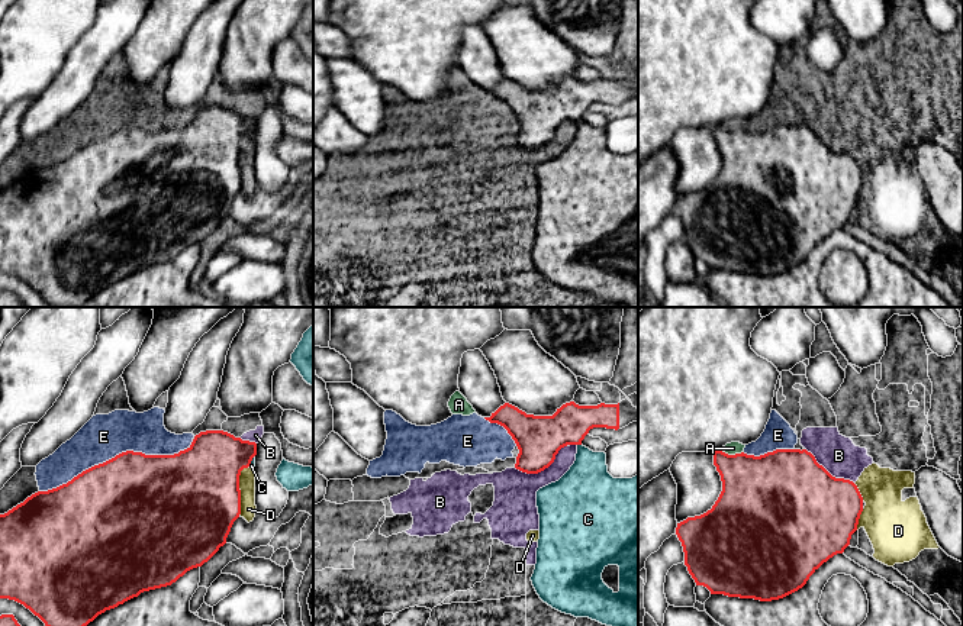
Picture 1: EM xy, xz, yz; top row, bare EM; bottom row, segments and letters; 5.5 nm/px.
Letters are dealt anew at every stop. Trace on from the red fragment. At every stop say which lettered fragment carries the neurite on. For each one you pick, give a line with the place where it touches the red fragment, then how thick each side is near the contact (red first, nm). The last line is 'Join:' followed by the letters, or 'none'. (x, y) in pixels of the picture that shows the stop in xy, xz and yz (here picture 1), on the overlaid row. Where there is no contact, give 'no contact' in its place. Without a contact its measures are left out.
Join: none

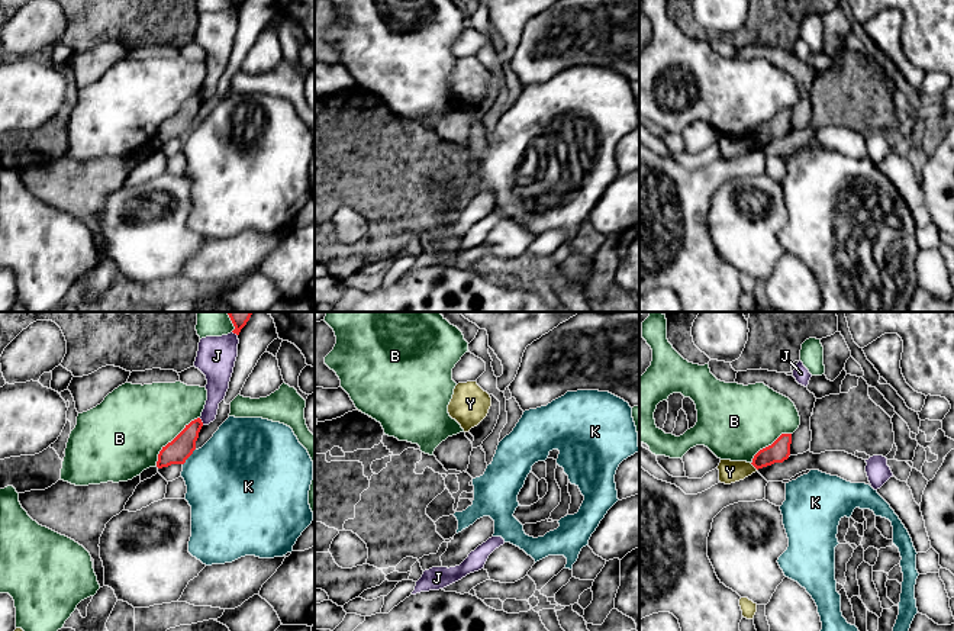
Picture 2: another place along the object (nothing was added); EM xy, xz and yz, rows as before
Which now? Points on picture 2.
Join: none

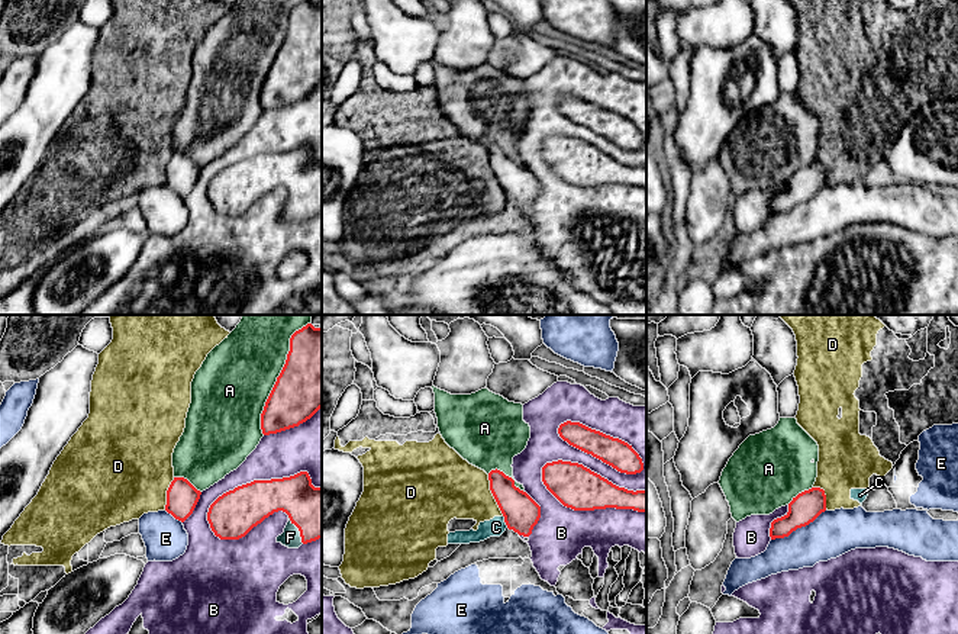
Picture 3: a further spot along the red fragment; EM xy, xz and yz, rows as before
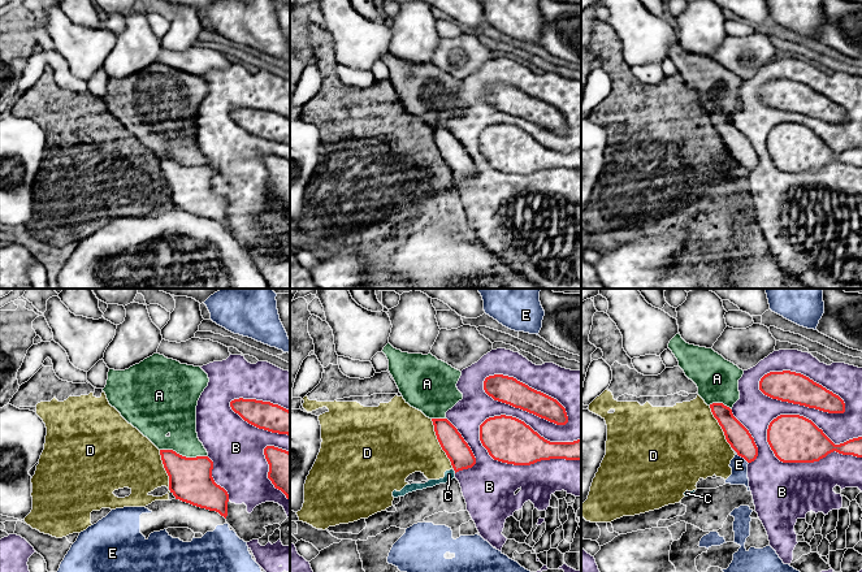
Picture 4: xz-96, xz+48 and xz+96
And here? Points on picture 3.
F: xy (299, 530) | 280/100 nm
Join: F

